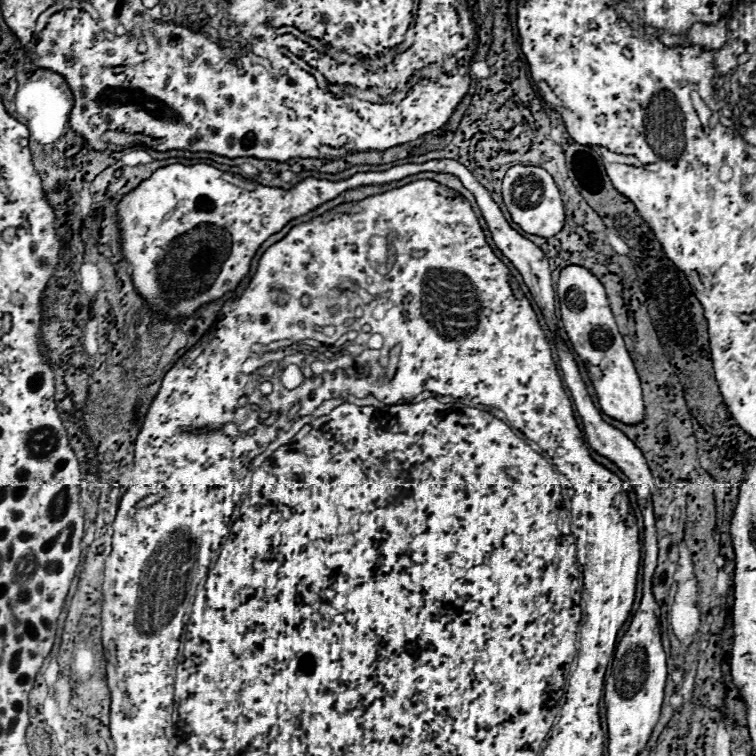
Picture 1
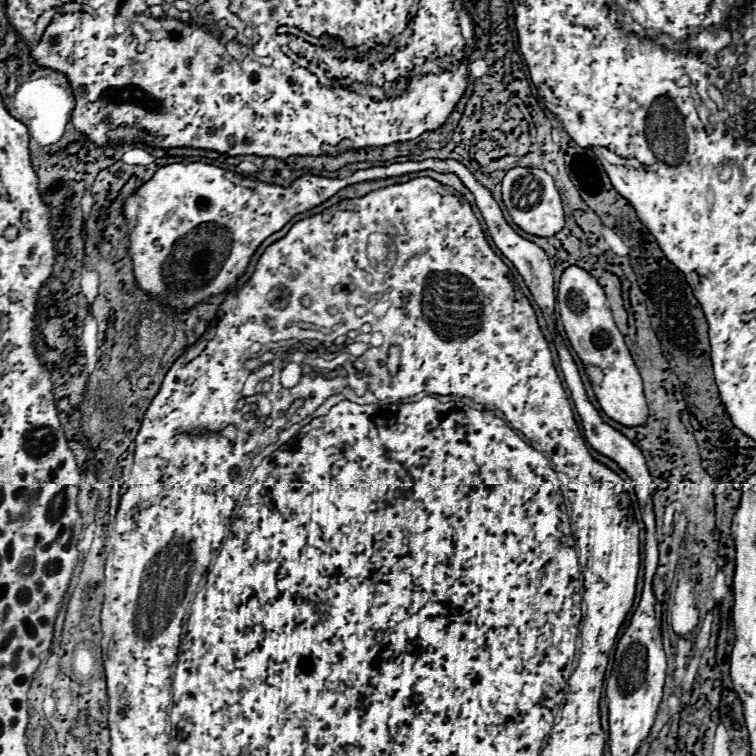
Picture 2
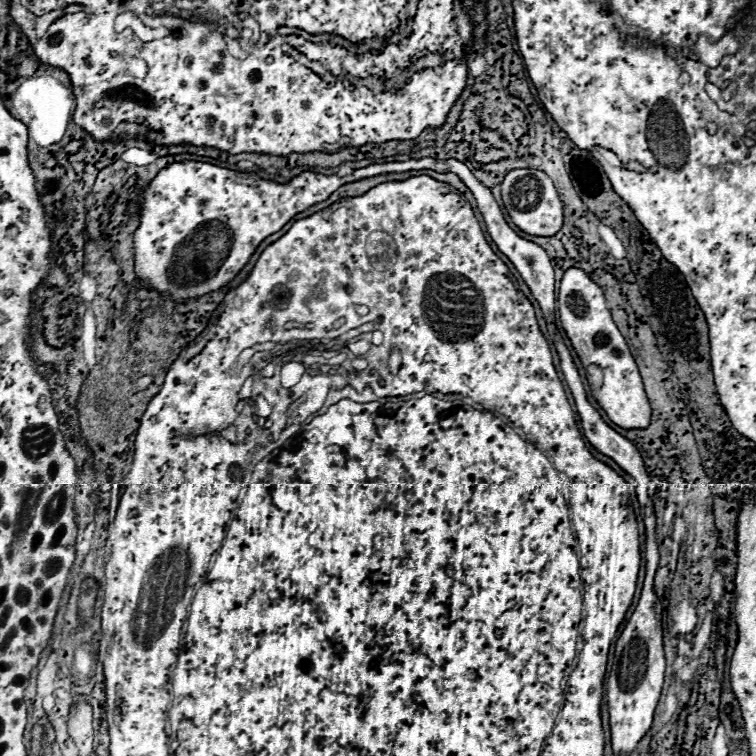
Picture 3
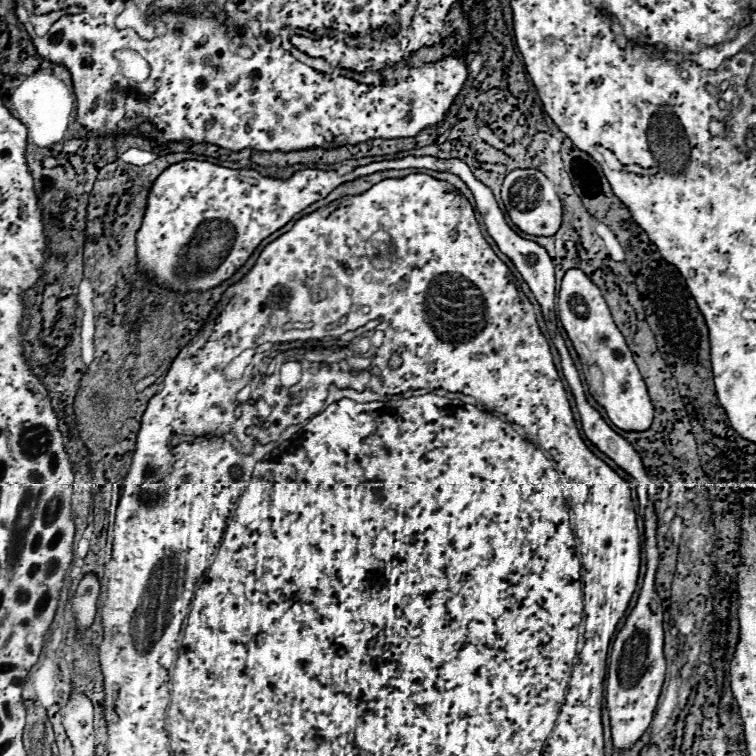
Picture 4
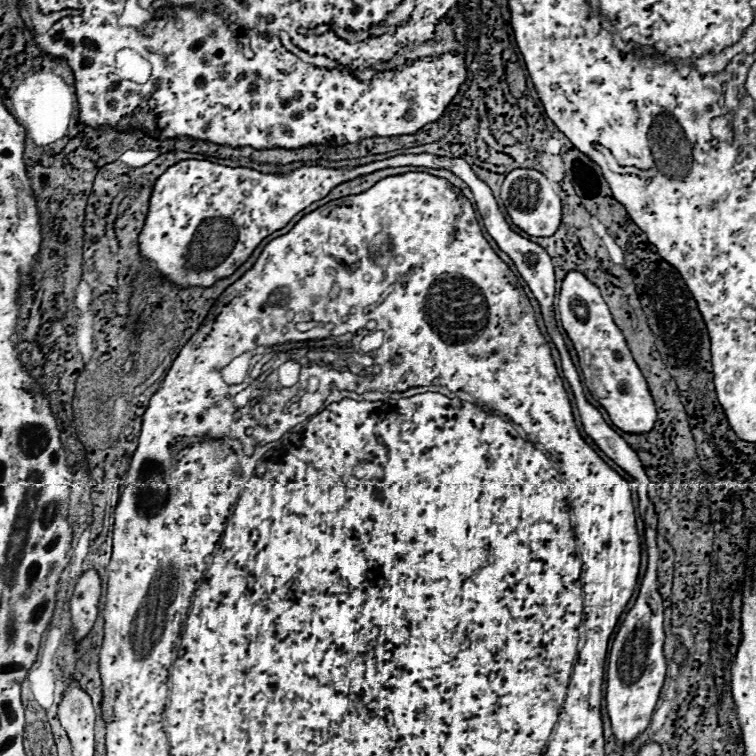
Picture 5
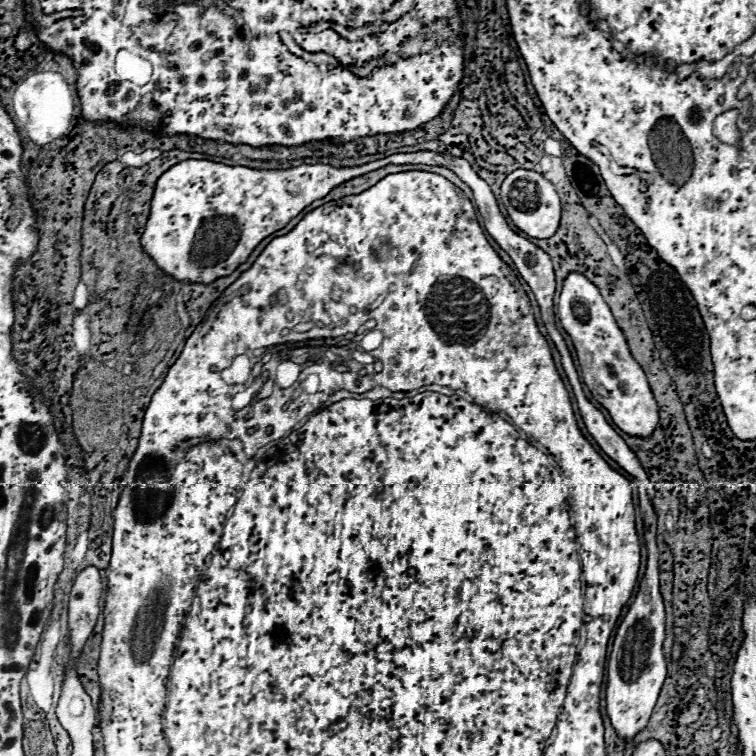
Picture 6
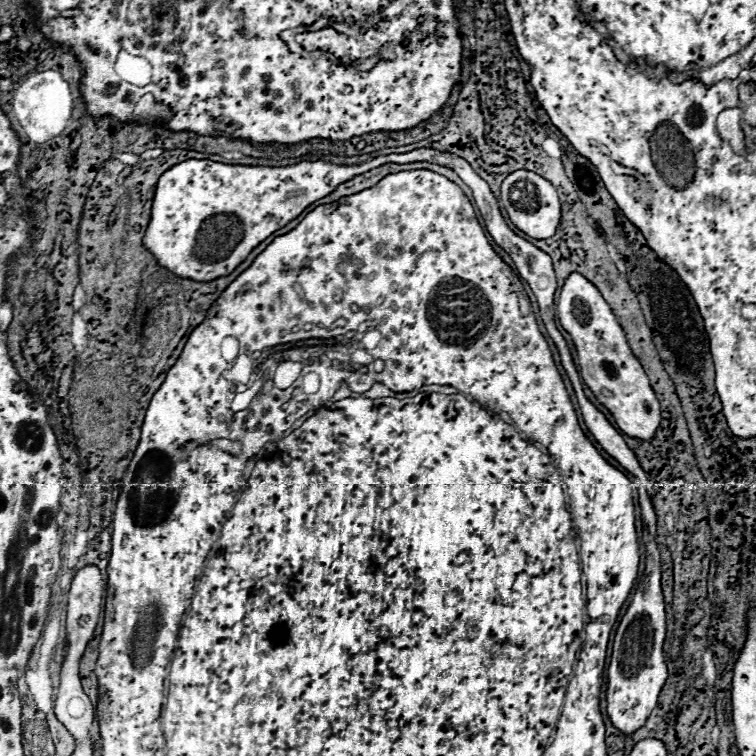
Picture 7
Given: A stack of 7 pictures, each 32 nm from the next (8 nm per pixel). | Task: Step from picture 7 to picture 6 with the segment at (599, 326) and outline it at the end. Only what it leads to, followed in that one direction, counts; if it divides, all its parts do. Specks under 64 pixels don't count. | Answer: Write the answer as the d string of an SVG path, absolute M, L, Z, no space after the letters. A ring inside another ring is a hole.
M570 272L564 280L560 300L558 300L558 318L562 328L570 334L574 348L578 350L578 362L582 368L584 384L592 390L594 398L610 412L614 424L630 434L640 438L650 438L660 420L658 402L648 386L646 374L640 364L632 358L626 338L616 324L608 304L600 296L598 288L578 272Z

